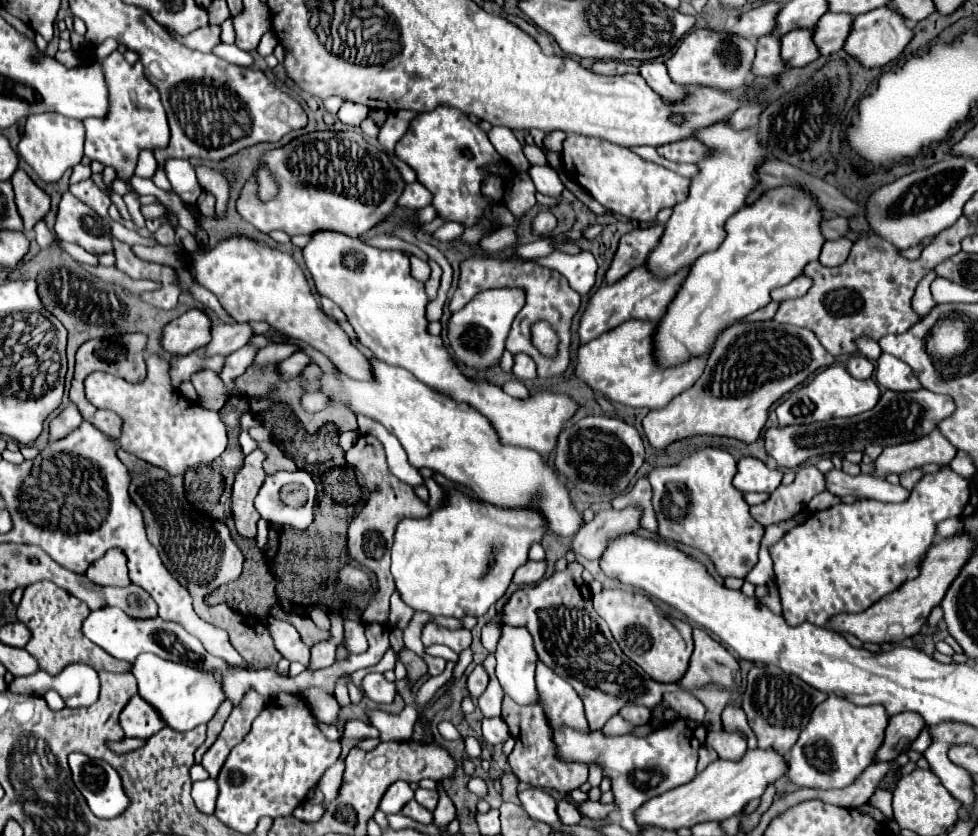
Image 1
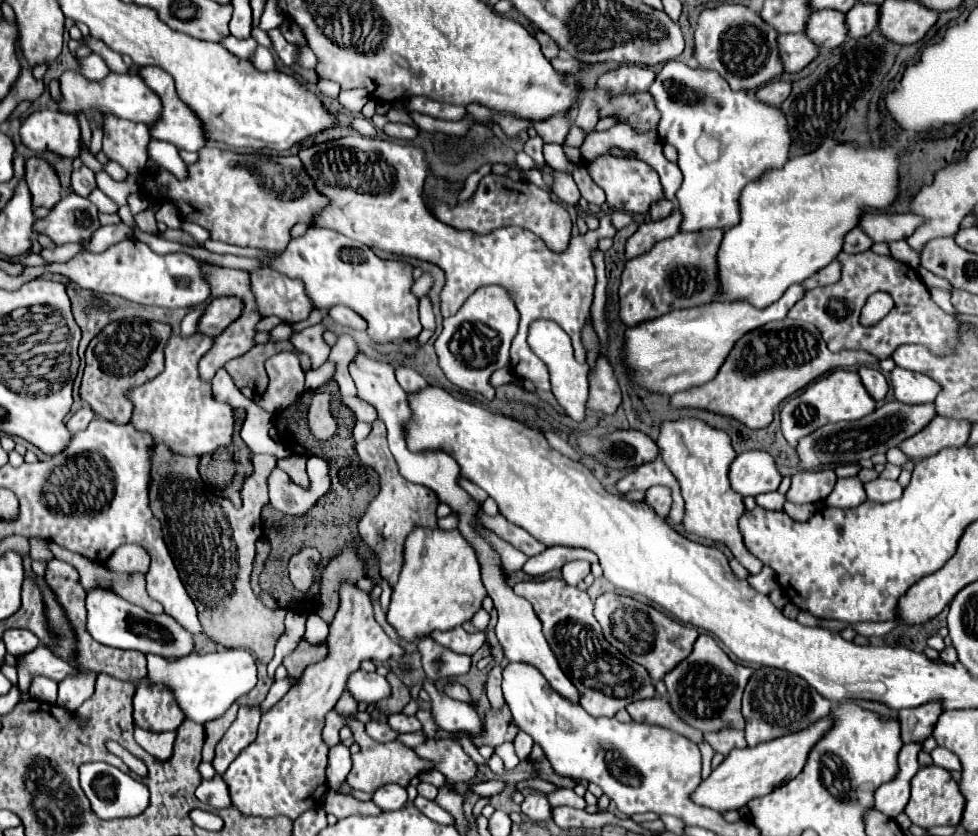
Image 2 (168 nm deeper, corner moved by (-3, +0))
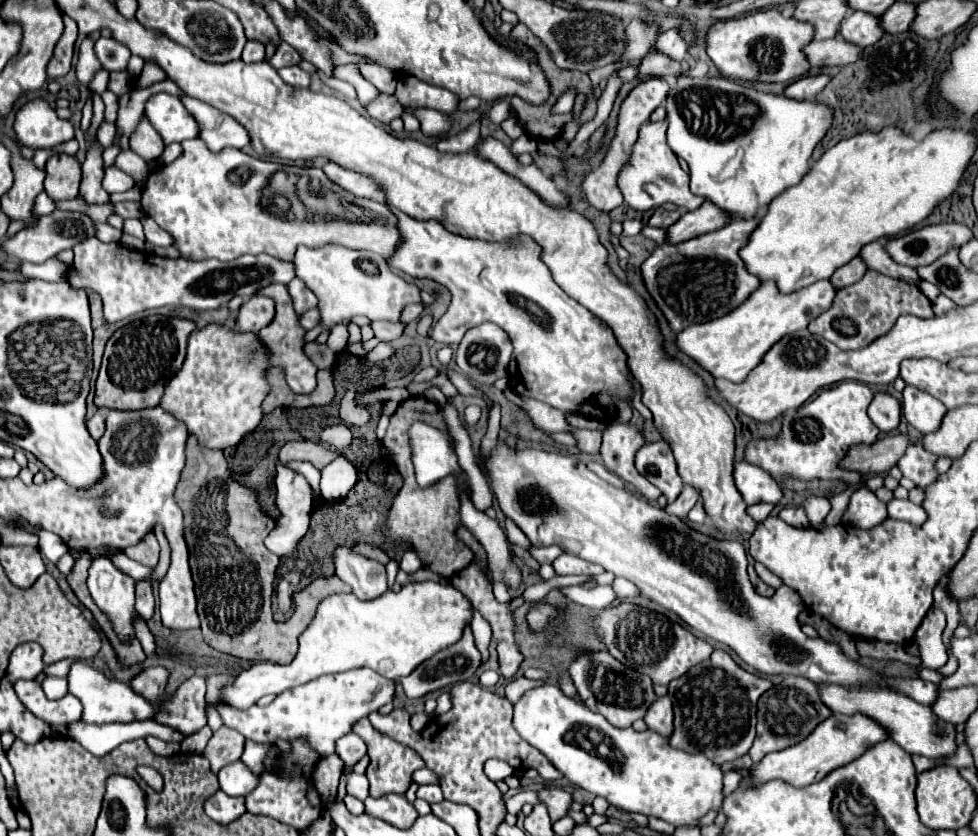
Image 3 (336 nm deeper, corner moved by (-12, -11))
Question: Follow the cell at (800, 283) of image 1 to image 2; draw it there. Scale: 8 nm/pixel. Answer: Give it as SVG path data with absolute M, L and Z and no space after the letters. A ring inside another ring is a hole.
M835 259L835 261L831 261L827 267L823 267L821 271L817 271L817 273L811 275L809 279L805 279L801 285L803 285L805 291L809 291L809 289L815 289L815 287L819 287L819 285L831 285L831 283L839 281L839 277L841 277L841 265L839 265L839 261Z

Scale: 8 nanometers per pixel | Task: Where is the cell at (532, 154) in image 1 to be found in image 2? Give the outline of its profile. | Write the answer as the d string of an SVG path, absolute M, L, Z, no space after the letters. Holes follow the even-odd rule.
M533 137L533 139L529 139L529 141L523 145L523 151L525 151L529 157L533 157L539 167L545 163L545 161L543 161L541 147L543 147L543 139L541 139L541 137Z

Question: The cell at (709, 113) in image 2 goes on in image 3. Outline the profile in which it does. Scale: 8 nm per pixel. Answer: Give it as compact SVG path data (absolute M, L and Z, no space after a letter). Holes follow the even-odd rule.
M678 76L676 84L672 84L672 92L668 94L668 102L666 102L666 110L668 110L668 144L672 146L672 150L676 152L676 156L684 158L690 166L690 188L694 194L700 194L704 198L708 198L710 202L714 202L716 206L724 208L726 212L732 214L732 218L752 218L758 214L764 214L768 204L782 194L786 188L798 184L802 180L802 176L810 170L810 158L814 148L822 142L822 138L828 134L832 122L834 122L834 110L826 104L820 104L818 100L792 100L786 96L778 96L778 94L768 94L768 92L760 92L754 88L748 88L746 84L728 80L728 78L714 78L714 76L706 76L706 78L692 78L692 76Z

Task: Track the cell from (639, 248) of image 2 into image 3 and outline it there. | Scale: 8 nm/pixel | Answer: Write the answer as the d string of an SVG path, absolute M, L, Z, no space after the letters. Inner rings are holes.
M704 202L698 210L692 210L692 212L686 212L684 216L680 216L680 220L676 224L672 224L668 228L668 234L670 234L670 244L678 244L678 242L686 242L690 238L696 238L700 234L706 234L706 232L714 232L722 226L726 226L728 222L732 222L732 216L718 208L716 204L712 202Z

